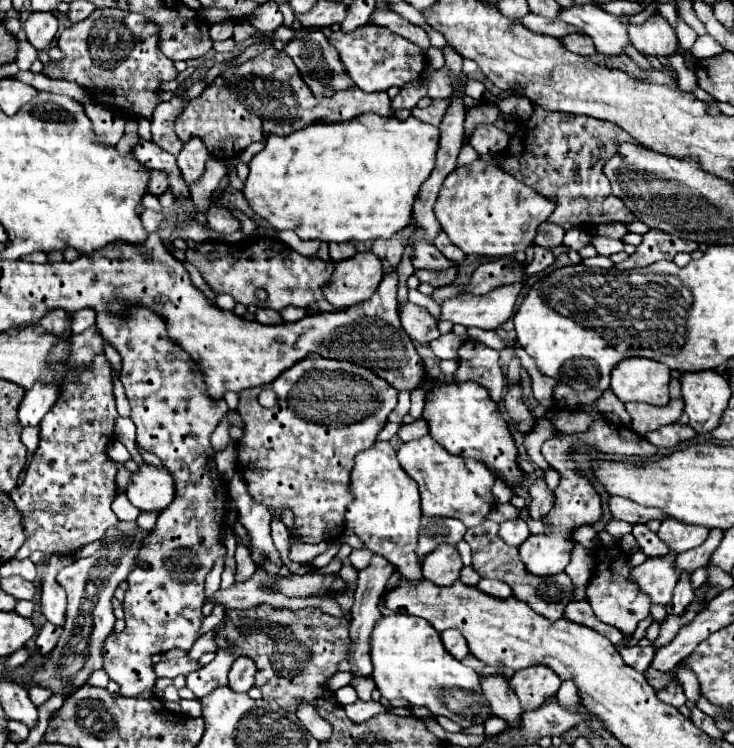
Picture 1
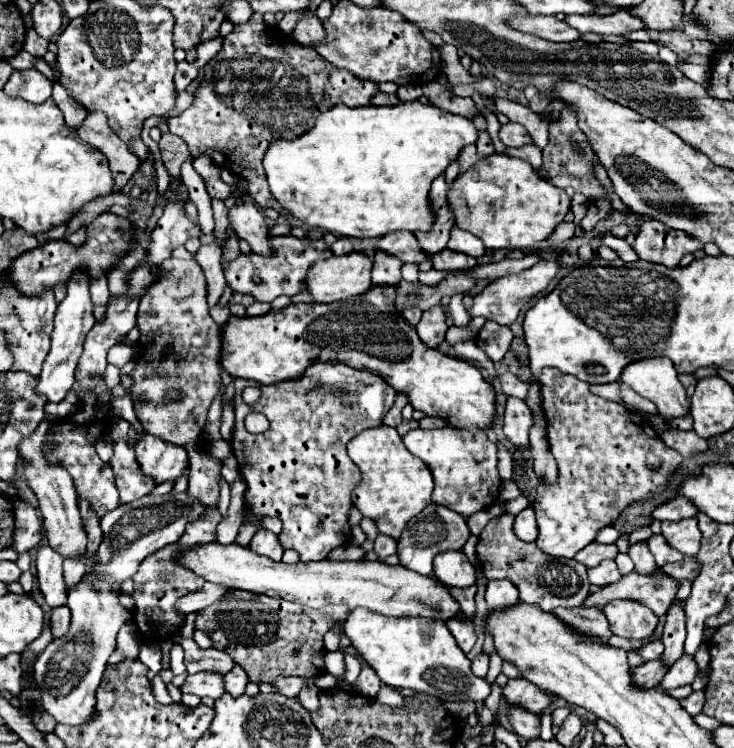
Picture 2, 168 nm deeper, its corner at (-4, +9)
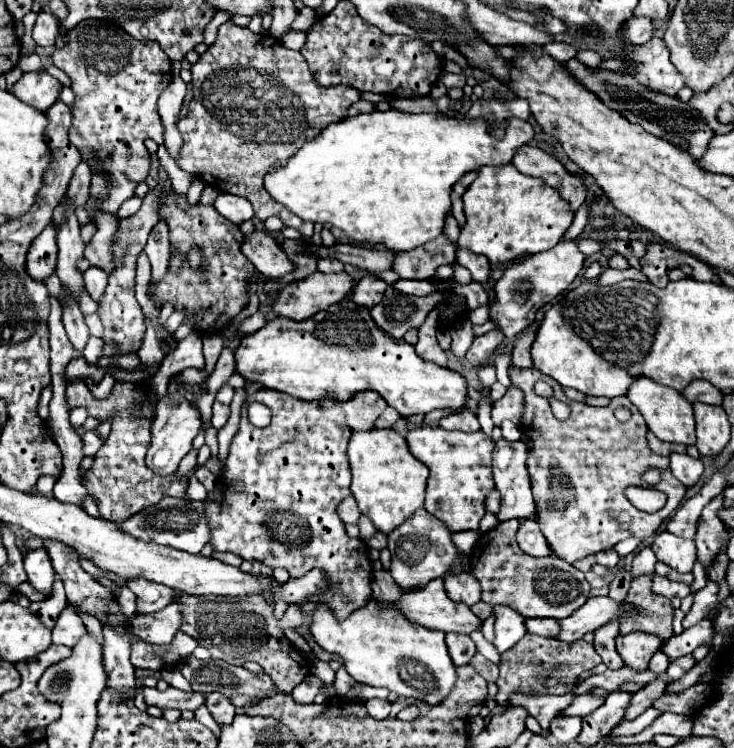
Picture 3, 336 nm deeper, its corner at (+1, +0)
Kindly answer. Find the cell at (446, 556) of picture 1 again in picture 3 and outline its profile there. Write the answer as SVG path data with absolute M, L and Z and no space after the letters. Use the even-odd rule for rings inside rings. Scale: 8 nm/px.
M446 573L444 589L452 601L466 603L468 607L480 601L480 583L470 573Z

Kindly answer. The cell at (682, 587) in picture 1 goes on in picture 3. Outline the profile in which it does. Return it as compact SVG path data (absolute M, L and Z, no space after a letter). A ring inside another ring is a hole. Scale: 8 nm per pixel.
M658 679L650 681L646 687L642 687L642 689L632 697L632 703L630 703L630 707L626 709L624 719L634 719L634 717L638 717L640 713L644 713L644 711L646 711L648 707L652 707L652 703L664 693L664 689L666 689L666 683L664 683L664 681L658 681Z

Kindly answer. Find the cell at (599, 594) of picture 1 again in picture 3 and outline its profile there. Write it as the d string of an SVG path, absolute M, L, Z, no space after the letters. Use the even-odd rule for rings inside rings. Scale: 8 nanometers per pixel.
M636 631L636 633L626 633L626 635L620 633L616 637L616 651L624 659L624 663L634 669L646 669L652 653L656 653L660 645L662 645L660 637L652 633Z

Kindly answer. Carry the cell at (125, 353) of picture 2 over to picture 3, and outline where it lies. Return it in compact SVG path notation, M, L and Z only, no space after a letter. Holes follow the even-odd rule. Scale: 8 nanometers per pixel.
M90 337L88 339L88 345L84 349L84 359L90 367L98 367L98 361L102 357L102 351L104 351L104 341L98 339L98 337Z

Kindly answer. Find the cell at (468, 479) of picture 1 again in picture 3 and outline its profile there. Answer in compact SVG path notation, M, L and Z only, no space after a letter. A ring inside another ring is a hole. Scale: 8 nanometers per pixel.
M416 427L408 433L408 451L430 469L424 509L444 521L452 533L478 529L484 517L484 499L494 489L492 449L494 443L482 433L446 431L442 427Z

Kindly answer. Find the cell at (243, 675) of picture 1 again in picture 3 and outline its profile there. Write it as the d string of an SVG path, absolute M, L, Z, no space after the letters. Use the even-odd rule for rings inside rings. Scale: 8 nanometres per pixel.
M210 693L210 695L206 695L208 699L206 699L206 707L210 709L210 713L212 713L212 717L216 719L216 723L218 725L222 725L222 723L232 723L232 719L234 719L234 711L236 711L236 707L230 703L230 699L226 697L226 695L222 695L222 693Z

